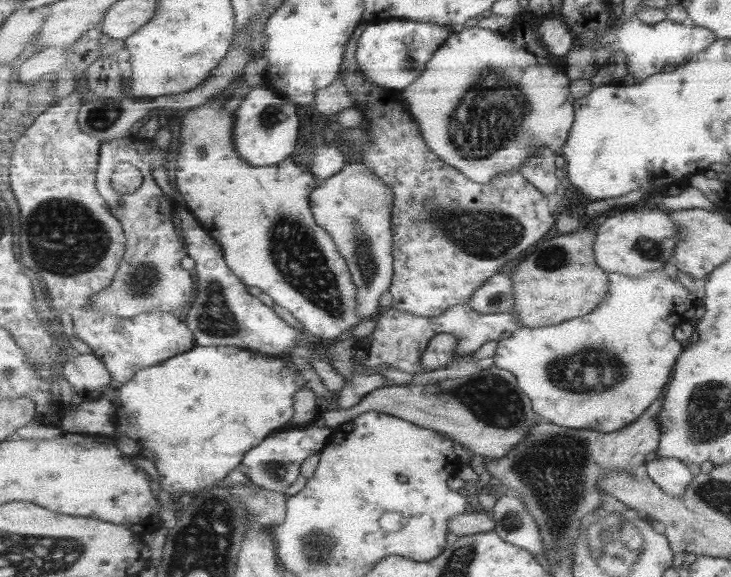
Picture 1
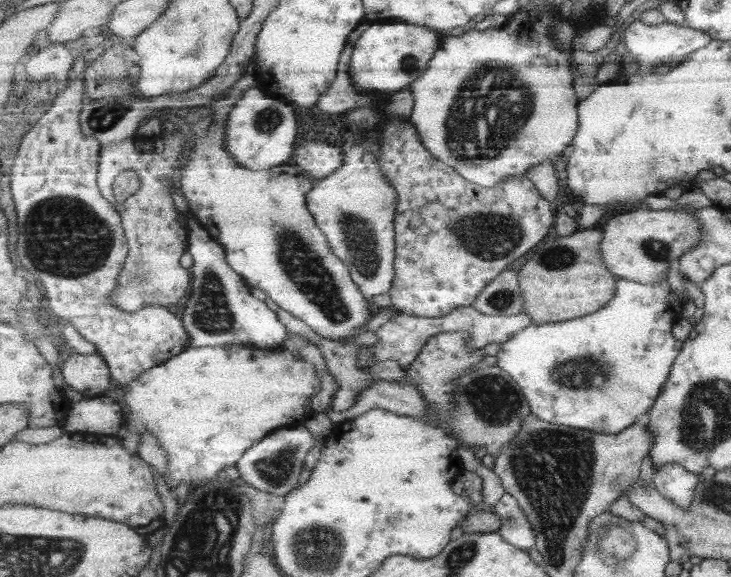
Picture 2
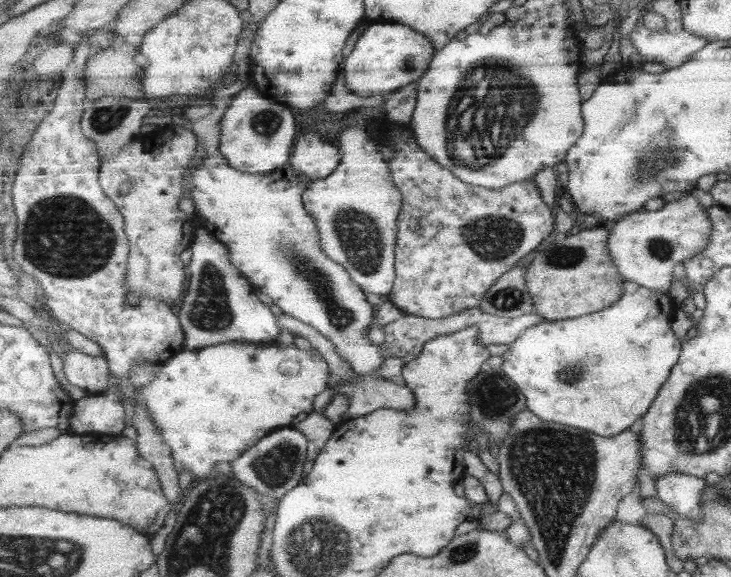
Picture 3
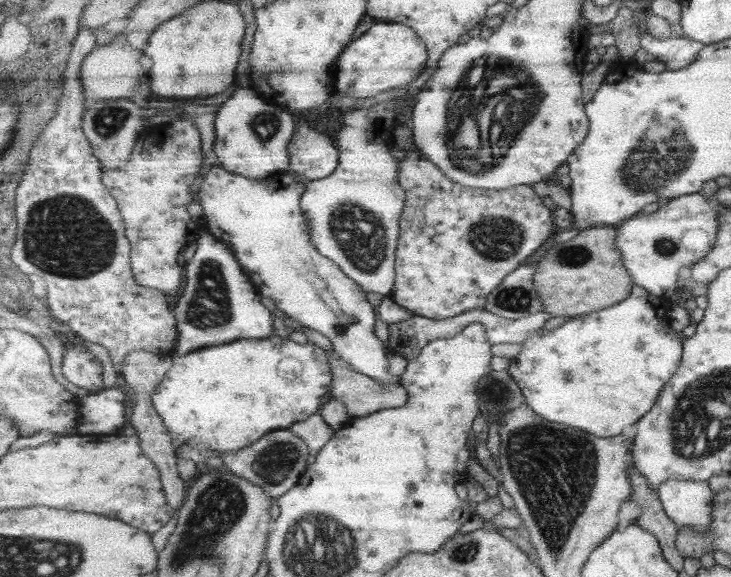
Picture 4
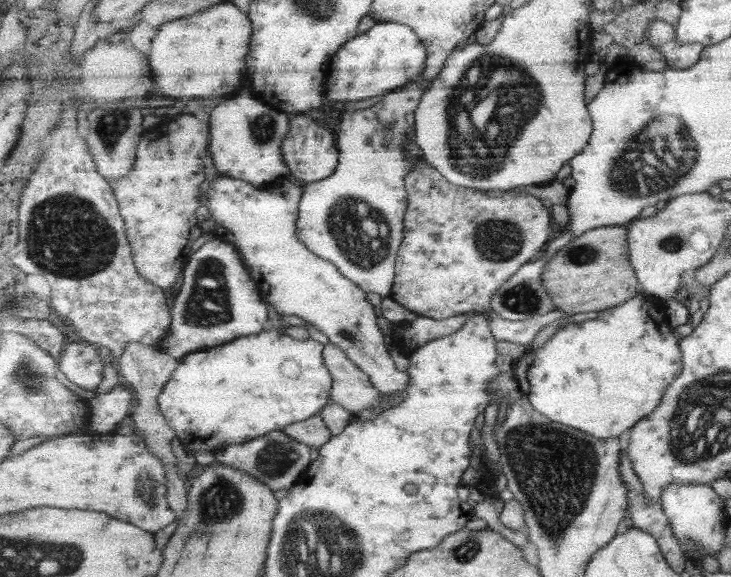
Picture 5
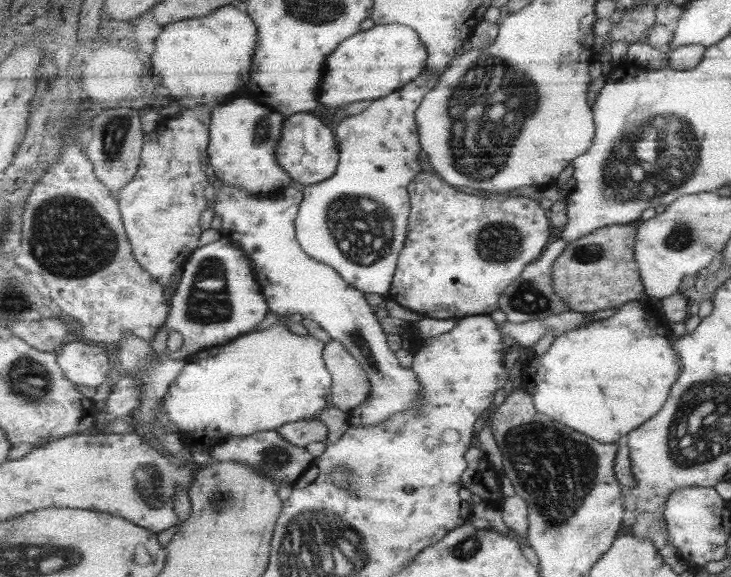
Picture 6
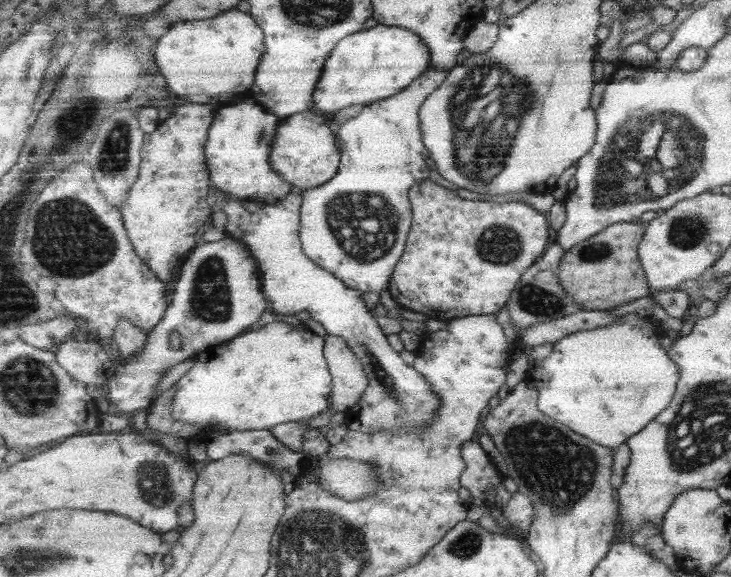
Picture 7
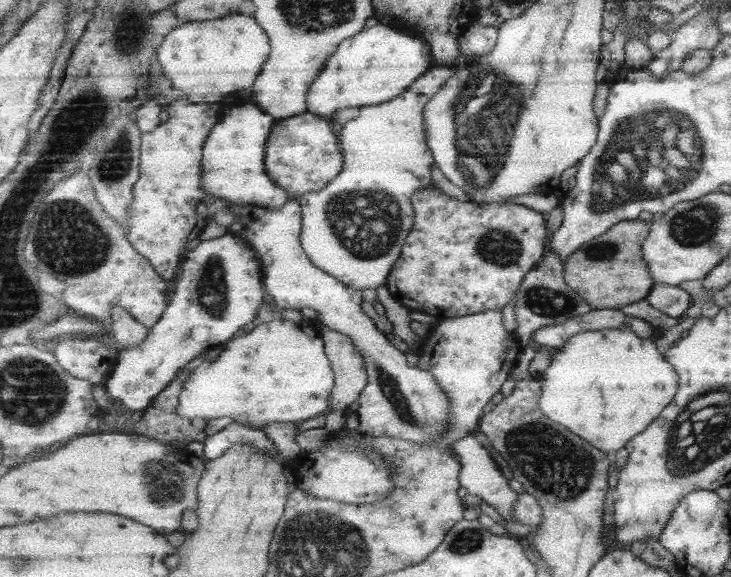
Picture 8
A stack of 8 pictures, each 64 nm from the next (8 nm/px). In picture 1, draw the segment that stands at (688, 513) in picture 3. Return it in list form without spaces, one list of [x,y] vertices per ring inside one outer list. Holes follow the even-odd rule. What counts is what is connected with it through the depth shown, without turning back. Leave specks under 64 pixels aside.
[[[657,457],[645,462],[647,476],[667,495],[680,496],[693,474],[677,458]]]

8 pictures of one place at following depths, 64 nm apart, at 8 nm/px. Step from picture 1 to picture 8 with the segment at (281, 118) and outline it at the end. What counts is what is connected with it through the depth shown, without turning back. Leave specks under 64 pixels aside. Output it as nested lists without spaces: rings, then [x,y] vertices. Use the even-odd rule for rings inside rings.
[[[253,100],[241,106],[226,106],[225,114],[209,133],[204,147],[203,189],[232,204],[257,205],[263,208],[281,209],[291,198],[285,187],[273,181],[265,165],[269,134],[272,133],[276,118],[267,114]]]

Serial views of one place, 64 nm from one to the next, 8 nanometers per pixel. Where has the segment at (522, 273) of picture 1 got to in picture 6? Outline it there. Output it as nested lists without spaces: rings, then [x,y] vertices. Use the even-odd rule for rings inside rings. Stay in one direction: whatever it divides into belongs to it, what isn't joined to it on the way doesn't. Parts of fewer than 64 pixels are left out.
[[[604,226],[569,243],[553,263],[553,289],[573,312],[597,312],[643,299],[644,290],[634,256],[636,226]]]

